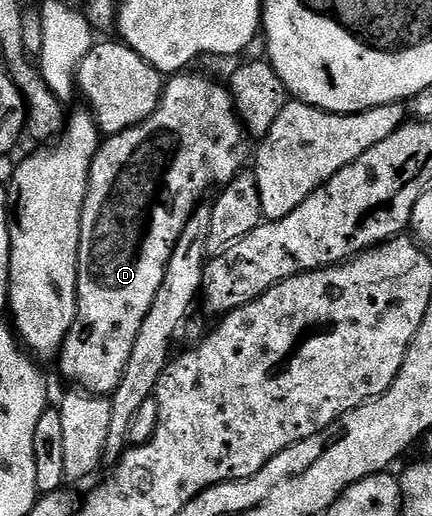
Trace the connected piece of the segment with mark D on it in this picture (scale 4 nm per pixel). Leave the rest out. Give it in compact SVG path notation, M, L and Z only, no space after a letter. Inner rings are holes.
M181 71L175 75L169 76L167 78L164 94L160 97L160 102L158 107L151 113L147 119L140 125L136 125L133 129L127 129L121 133L111 134L101 144L100 150L96 153L96 157L92 161L92 166L90 167L90 179L88 180L88 194L86 195L86 203L82 207L82 219L80 220L80 246L78 247L78 307L76 308L76 318L74 323L70 327L70 331L66 335L64 340L64 345L60 348L60 355L58 358L58 364L60 364L60 373L65 377L66 380L72 381L73 386L79 387L81 389L86 389L90 393L97 395L111 395L114 390L118 387L118 383L122 379L122 371L126 371L126 362L130 359L130 351L134 347L134 339L138 339L138 331L142 327L142 319L146 319L146 311L150 311L150 303L154 303L154 295L158 295L158 287L162 287L162 275L166 275L166 263L170 259L170 255L174 251L174 243L178 243L178 235L182 235L182 227L186 227L188 222L188 217L196 210L196 206L201 204L205 200L204 197L208 193L208 188L212 184L216 184L216 187L223 187L229 185L235 177L245 168L244 165L244 141L246 142L246 134L243 125L240 124L240 118L236 115L236 103L232 99L232 94L227 88L224 89L216 81L211 81L208 77L199 77L198 74L192 73L193 71Z

